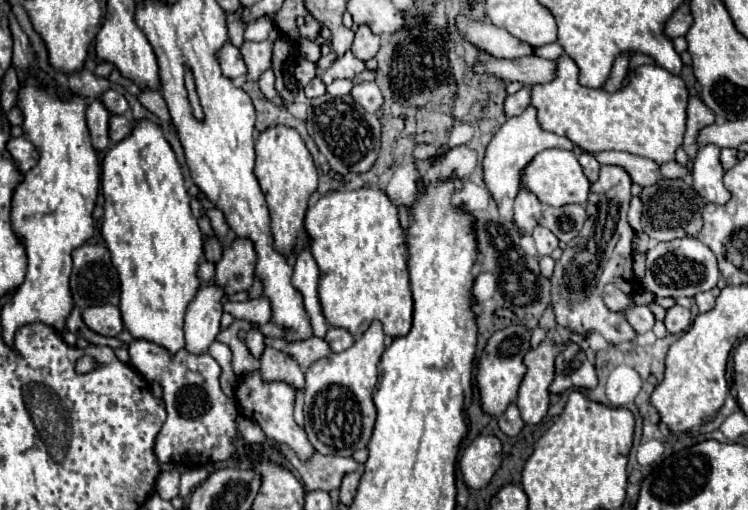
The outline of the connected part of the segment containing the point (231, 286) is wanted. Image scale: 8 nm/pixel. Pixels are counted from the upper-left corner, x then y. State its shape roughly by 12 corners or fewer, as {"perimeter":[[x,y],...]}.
{"perimeter":[[234,238],[216,264],[224,294],[248,290],[254,280],[252,240]]}

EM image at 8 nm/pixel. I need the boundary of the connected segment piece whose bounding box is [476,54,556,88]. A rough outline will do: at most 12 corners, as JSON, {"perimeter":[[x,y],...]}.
{"perimeter":[[536,54],[476,66],[524,86],[556,76],[556,60]]}

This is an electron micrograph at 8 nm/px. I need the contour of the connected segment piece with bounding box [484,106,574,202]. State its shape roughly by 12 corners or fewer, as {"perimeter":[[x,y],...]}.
{"perimeter":[[536,108],[508,118],[484,156],[496,202],[514,198],[524,164],[546,148],[572,150],[544,132]]}

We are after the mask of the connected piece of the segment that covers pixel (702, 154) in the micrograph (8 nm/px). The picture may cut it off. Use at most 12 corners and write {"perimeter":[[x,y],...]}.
{"perimeter":[[706,144],[692,162],[694,190],[726,204],[720,148]]}

